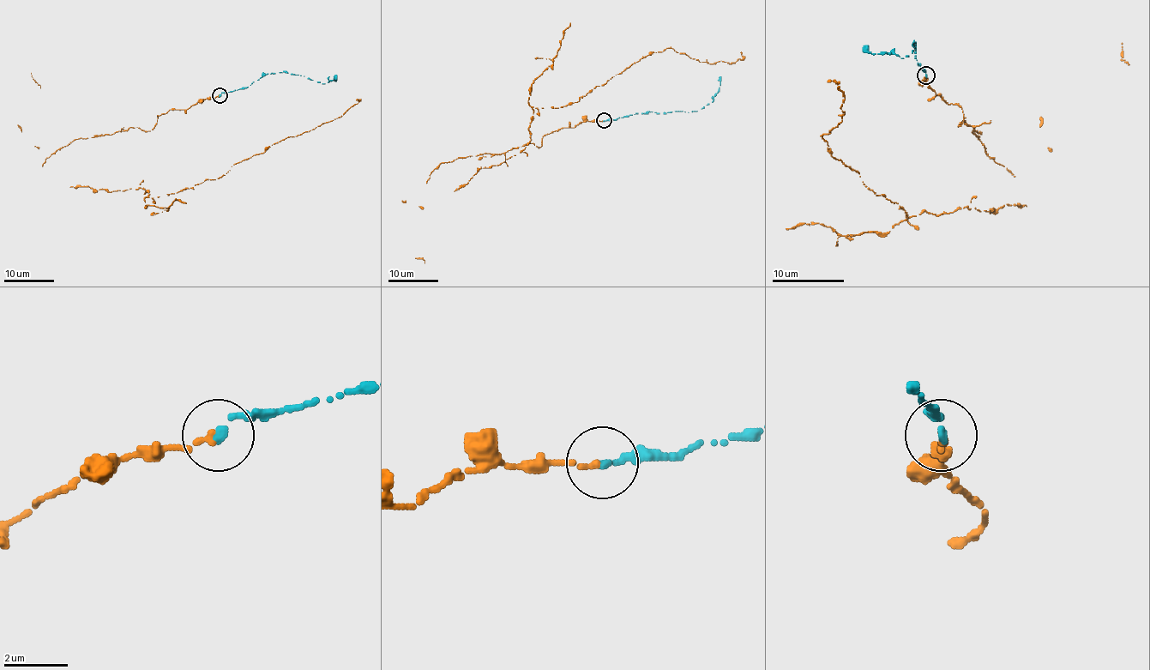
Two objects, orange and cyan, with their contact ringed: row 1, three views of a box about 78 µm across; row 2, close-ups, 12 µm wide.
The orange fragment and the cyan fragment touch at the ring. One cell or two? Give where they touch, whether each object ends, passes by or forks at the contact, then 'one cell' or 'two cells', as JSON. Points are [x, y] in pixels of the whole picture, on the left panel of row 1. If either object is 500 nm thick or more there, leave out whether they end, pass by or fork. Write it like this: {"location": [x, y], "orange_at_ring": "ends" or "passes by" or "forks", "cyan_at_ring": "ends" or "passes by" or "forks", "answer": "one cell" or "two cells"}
{"location": [219, 95], "orange_at_ring": "ends", "cyan_at_ring": "ends", "answer": "one cell"}

